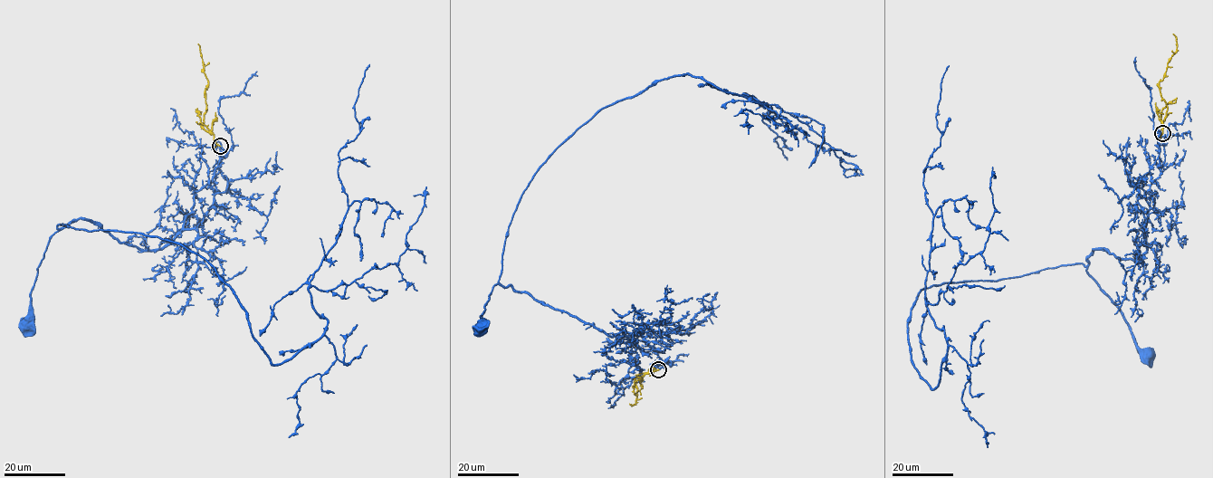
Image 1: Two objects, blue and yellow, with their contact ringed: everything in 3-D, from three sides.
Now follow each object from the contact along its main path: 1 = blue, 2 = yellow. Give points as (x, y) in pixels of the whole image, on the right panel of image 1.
1: (1161, 134), (1141, 188), (1146, 250), (1133, 260), (1103, 250), (1087, 257), (1086, 271), (1148, 352)
2: (1161, 134), (1167, 106), (1161, 97), (1159, 82), (1177, 50), (1176, 38), (1173, 33)

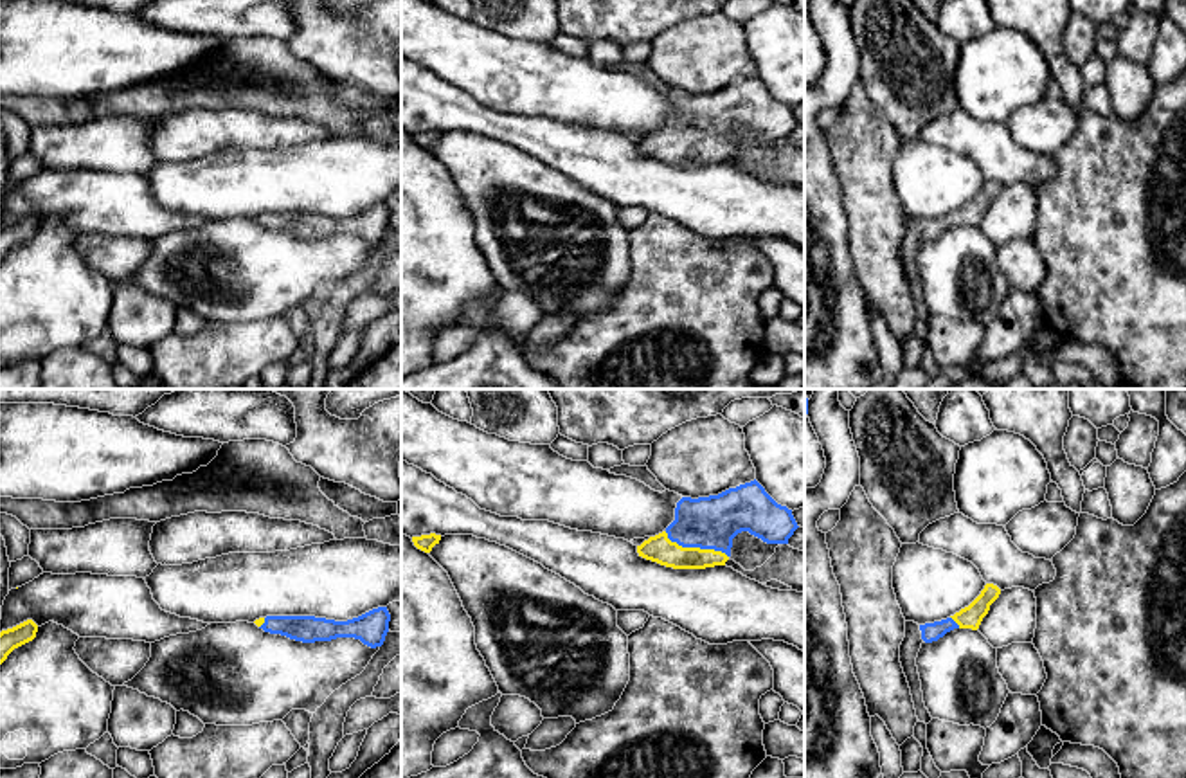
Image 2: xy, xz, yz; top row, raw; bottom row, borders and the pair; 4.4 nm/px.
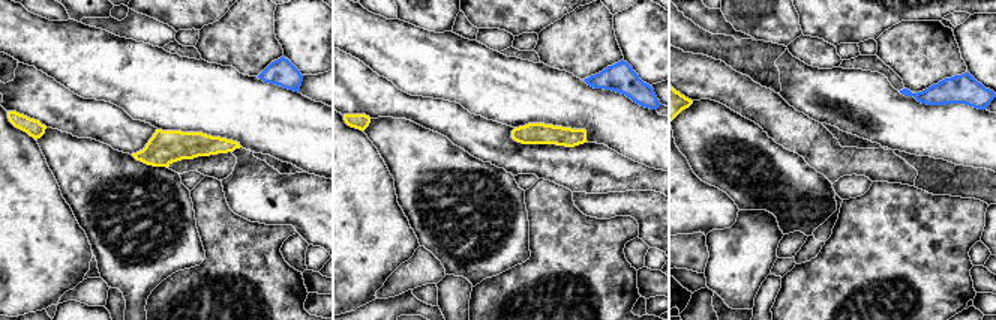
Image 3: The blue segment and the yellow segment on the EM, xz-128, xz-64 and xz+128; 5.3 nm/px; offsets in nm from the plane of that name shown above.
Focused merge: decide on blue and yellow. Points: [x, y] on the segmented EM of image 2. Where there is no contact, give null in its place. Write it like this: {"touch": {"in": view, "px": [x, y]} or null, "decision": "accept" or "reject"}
{"touch": {"in": "xz", "px": [695, 546]}, "decision": "accept"}

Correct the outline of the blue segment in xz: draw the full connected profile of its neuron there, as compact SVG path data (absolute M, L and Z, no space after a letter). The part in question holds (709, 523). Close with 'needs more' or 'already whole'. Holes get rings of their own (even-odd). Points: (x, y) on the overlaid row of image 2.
M754 479L709 497L682 497L675 508L675 520L659 535L637 546L639 556L673 569L705 569L725 565L731 556L732 538L749 531L767 544L788 544L797 529L792 510L777 504Z | needs more

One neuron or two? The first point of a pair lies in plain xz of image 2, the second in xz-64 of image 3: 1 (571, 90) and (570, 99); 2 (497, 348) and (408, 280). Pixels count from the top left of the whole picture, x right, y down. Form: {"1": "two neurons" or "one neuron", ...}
{"1": "one neuron", "2": "two neurons"}

